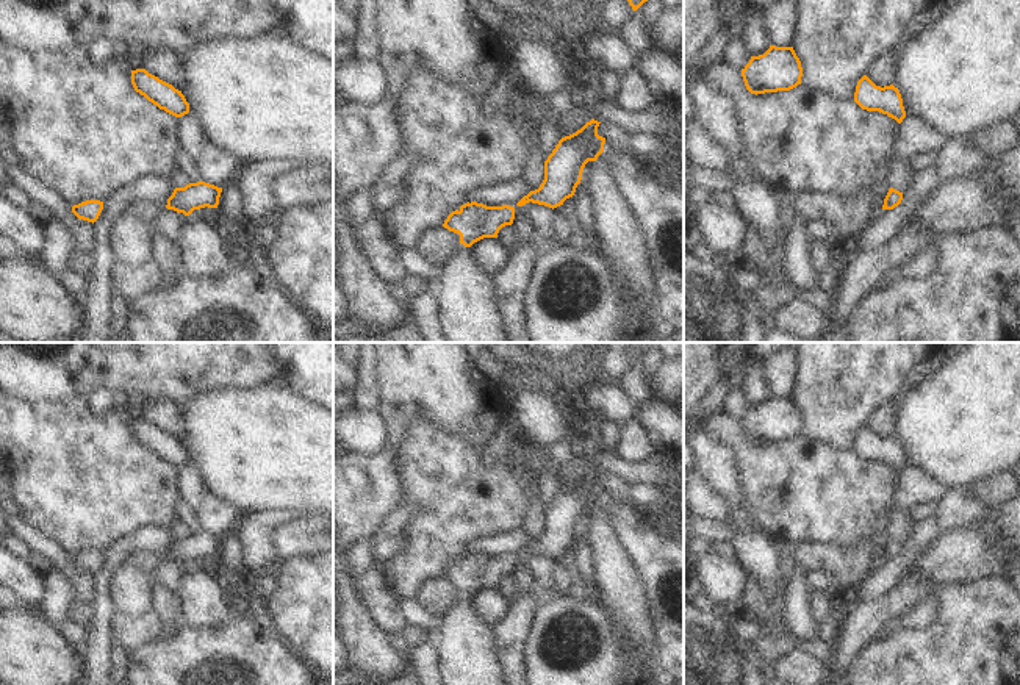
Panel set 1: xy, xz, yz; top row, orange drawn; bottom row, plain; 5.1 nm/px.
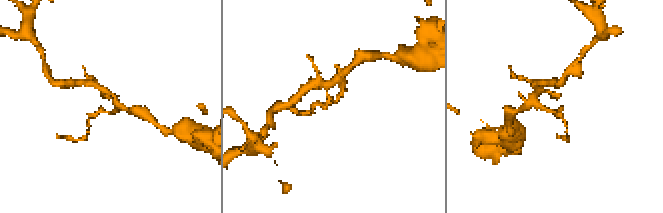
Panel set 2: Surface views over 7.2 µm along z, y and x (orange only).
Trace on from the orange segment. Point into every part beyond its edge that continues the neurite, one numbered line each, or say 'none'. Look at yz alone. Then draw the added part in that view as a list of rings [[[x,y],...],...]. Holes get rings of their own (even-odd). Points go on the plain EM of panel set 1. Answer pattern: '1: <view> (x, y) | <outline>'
none

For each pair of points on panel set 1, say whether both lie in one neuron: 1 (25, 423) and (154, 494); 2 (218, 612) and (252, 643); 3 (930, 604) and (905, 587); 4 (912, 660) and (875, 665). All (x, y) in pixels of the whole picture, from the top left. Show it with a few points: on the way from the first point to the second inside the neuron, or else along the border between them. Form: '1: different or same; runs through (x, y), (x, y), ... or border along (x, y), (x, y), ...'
1: same; runs through (57, 452), (88, 484), (122, 487)
2: different; border along (233, 613), (215, 627), (191, 629)
3: different; border along (926, 596), (901, 613)
4: same; runs through (903, 665), (884, 665)

